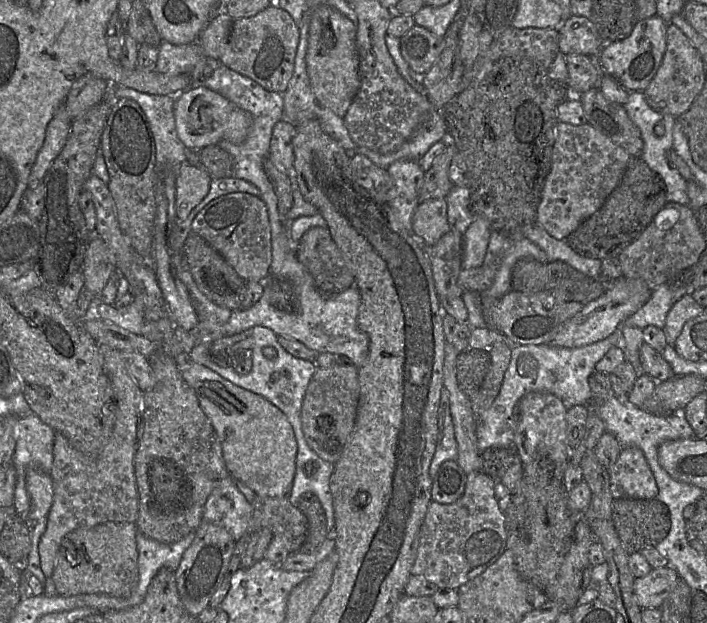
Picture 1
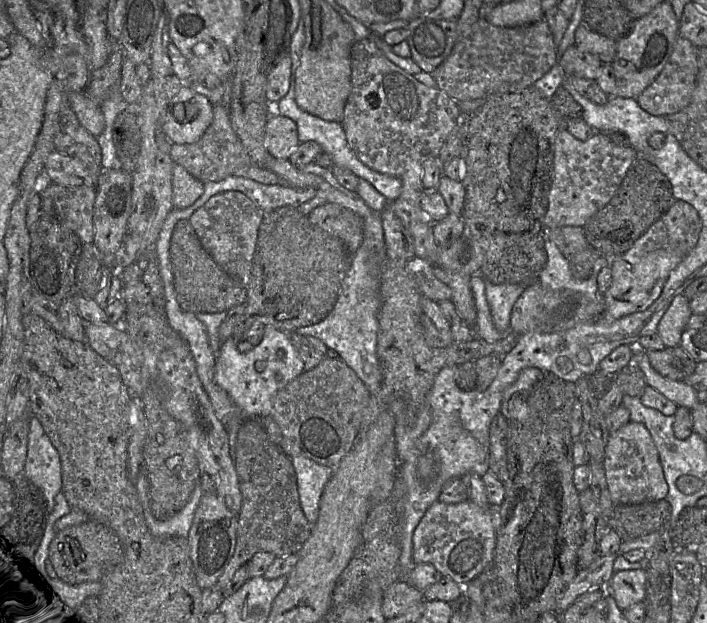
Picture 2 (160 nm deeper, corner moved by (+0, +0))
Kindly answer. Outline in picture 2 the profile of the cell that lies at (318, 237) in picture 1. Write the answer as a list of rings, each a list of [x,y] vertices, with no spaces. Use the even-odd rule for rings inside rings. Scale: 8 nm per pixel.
[[[326,202],[308,215],[314,226],[339,238],[354,255],[364,241],[364,222],[355,212],[338,204]]]

